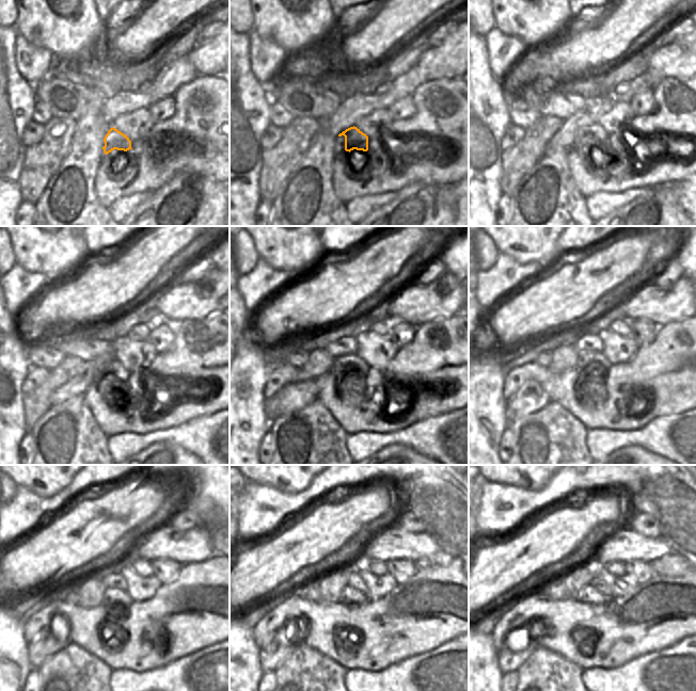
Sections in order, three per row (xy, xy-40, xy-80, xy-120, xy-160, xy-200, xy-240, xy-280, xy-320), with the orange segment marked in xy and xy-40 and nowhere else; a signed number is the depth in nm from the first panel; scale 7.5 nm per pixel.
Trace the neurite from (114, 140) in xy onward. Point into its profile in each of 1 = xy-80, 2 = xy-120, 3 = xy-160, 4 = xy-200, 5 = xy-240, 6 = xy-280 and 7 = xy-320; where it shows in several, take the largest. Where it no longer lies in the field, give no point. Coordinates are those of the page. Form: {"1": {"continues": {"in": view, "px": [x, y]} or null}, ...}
{"1": {"continues": {"in": "xy-80", "px": [596, 130]}}, "2": {"continues": {"in": "xy-120", "px": [115, 368]}}, "3": {"continues": {"in": "xy-160", "px": [343, 364]}}, "4": {"continues": {"in": "xy-200", "px": [585, 357]}}, "5": {"continues": {"in": "xy-240", "px": [111, 596]}}, "6": {"continues": {"in": "xy-280", "px": [349, 595]}}, "7": {"continues": {"in": "xy-320", "px": [588, 595]}}}

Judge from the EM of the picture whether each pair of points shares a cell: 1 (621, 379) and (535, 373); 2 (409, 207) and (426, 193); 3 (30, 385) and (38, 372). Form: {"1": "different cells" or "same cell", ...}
{"1": "same cell", "2": "same cell", "3": "same cell"}

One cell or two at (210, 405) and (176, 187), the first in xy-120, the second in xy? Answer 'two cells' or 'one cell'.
two cells

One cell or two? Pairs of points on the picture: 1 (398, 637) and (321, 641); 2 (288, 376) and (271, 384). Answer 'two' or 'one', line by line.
1: one
2: one

